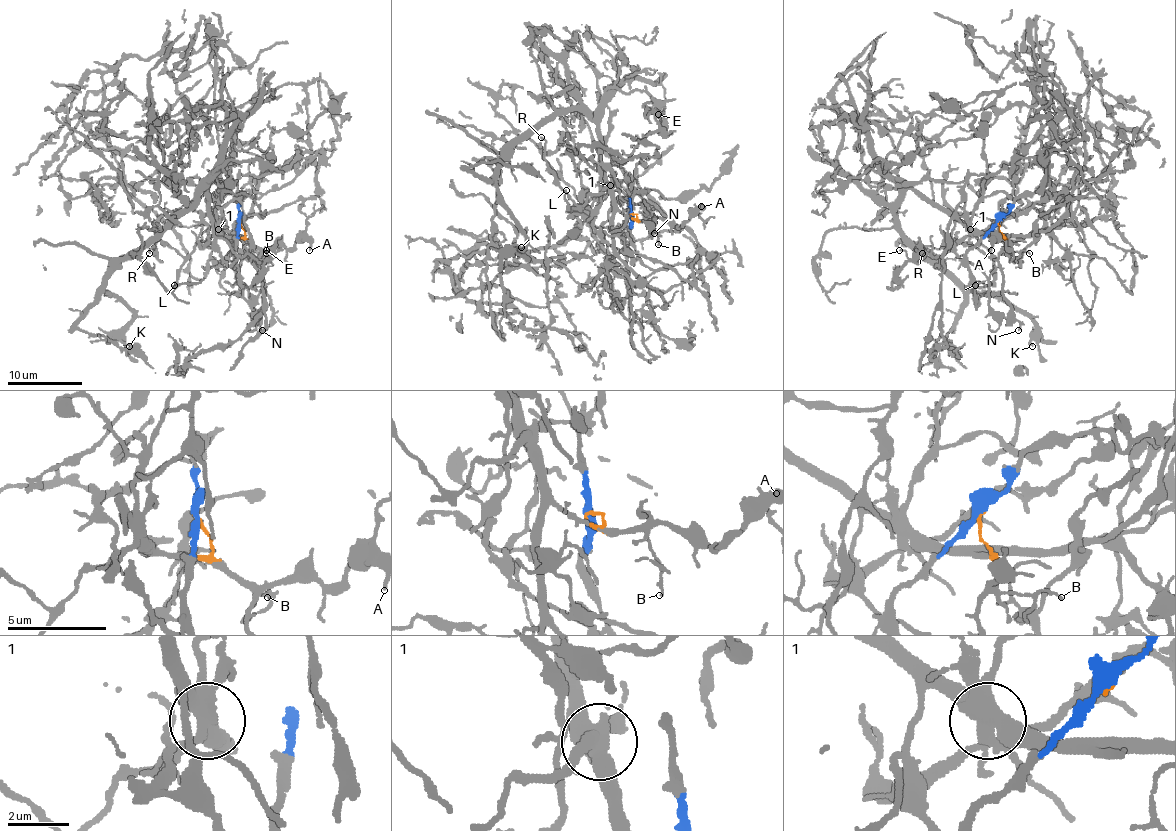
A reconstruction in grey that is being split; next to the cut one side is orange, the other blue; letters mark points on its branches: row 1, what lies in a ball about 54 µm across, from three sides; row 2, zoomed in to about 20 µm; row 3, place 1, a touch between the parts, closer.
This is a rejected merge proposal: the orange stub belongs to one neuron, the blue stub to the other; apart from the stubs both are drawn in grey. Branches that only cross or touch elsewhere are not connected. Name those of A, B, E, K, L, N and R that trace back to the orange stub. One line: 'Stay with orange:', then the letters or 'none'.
Stay with orange: A, B, E, K, N

